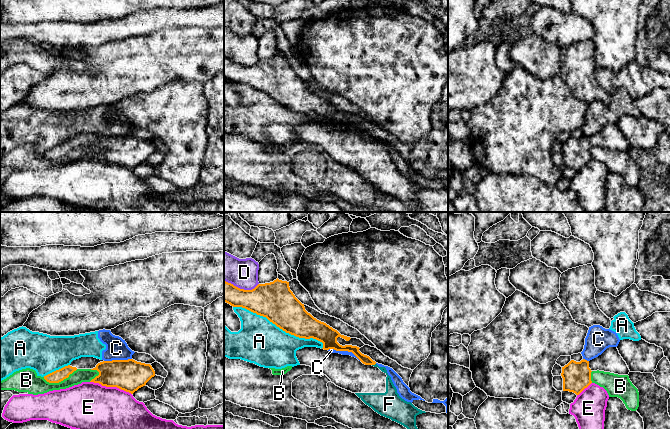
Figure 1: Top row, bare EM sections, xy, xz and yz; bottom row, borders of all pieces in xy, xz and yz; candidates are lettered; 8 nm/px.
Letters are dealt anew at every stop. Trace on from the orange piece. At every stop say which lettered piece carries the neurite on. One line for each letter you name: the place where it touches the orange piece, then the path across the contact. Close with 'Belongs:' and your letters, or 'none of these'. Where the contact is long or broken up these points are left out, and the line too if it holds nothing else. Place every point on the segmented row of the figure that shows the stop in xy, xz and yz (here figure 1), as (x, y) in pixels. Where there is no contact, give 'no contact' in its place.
F: xz (373, 364)
Belongs: F

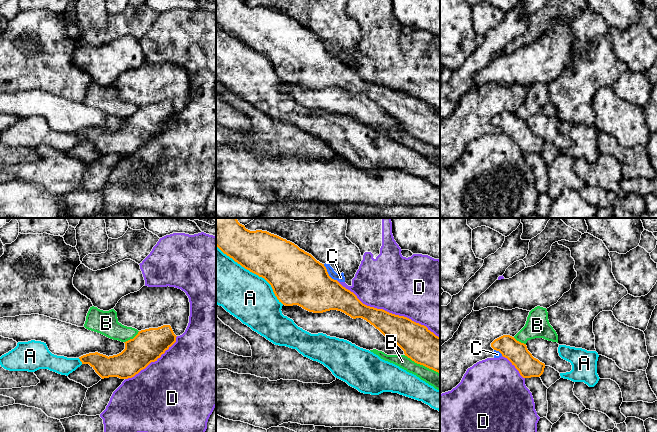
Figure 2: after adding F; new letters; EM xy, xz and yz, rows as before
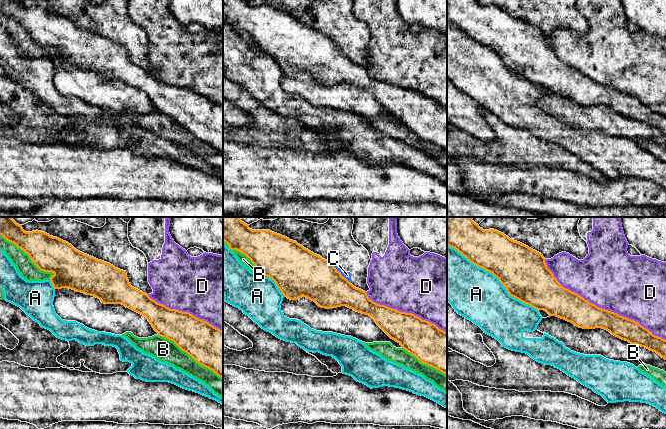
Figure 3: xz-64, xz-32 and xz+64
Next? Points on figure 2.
Belongs: none of these

